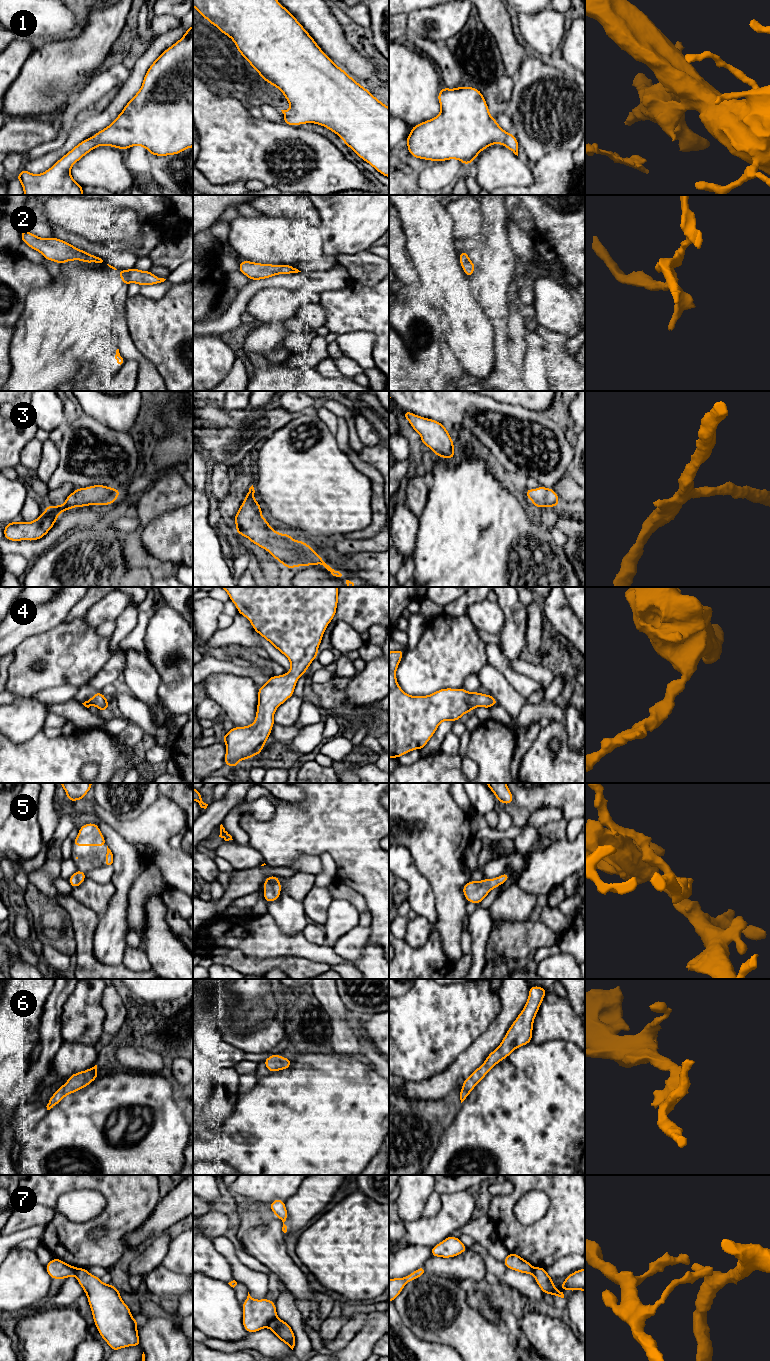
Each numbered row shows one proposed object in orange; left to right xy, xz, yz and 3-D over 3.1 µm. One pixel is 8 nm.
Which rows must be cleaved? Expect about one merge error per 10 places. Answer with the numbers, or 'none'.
7

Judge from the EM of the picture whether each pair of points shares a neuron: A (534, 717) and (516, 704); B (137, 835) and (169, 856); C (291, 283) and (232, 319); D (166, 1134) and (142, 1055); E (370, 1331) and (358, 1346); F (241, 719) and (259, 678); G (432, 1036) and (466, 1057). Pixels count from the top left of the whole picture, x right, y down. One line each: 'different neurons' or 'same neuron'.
A: different neurons
B: same neuron
C: same neuron
D: different neurons
E: same neuron
F: different neurons
G: different neurons

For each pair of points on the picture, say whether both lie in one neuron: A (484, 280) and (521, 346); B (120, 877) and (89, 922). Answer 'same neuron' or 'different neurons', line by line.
A: different neurons
B: different neurons

